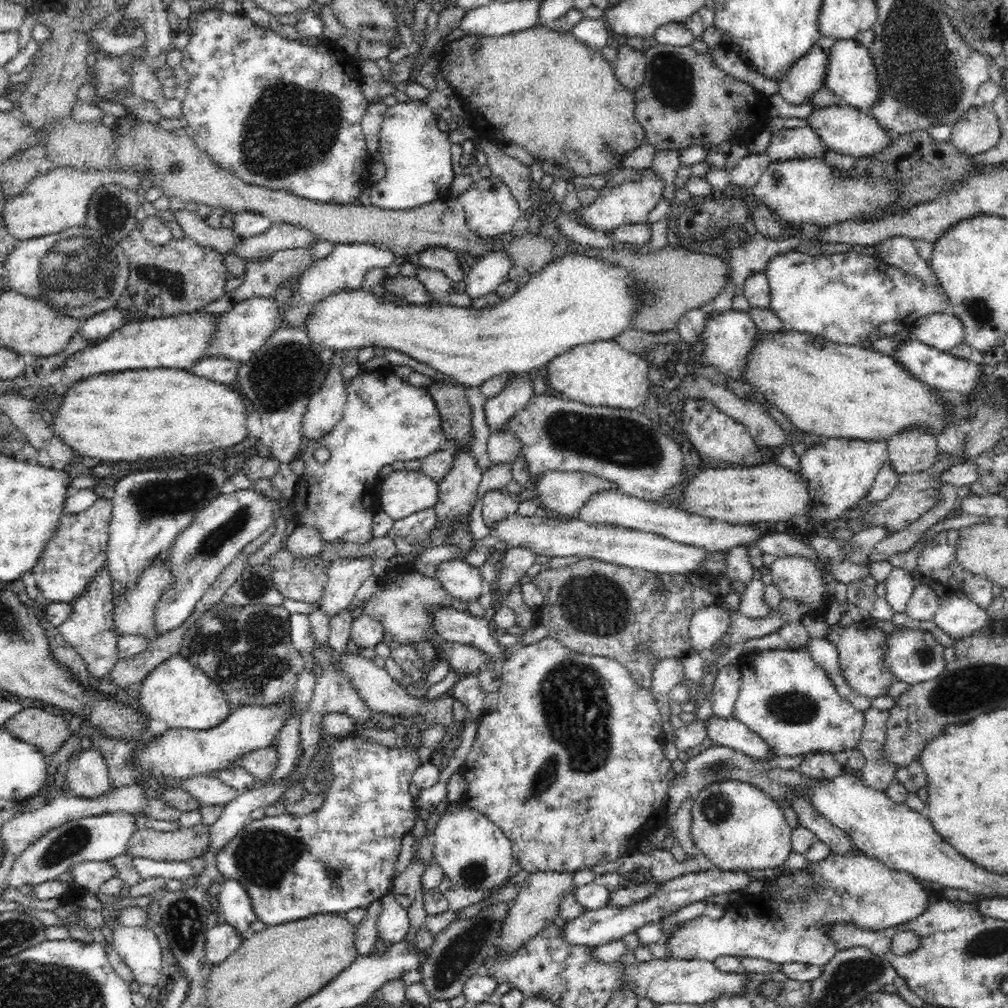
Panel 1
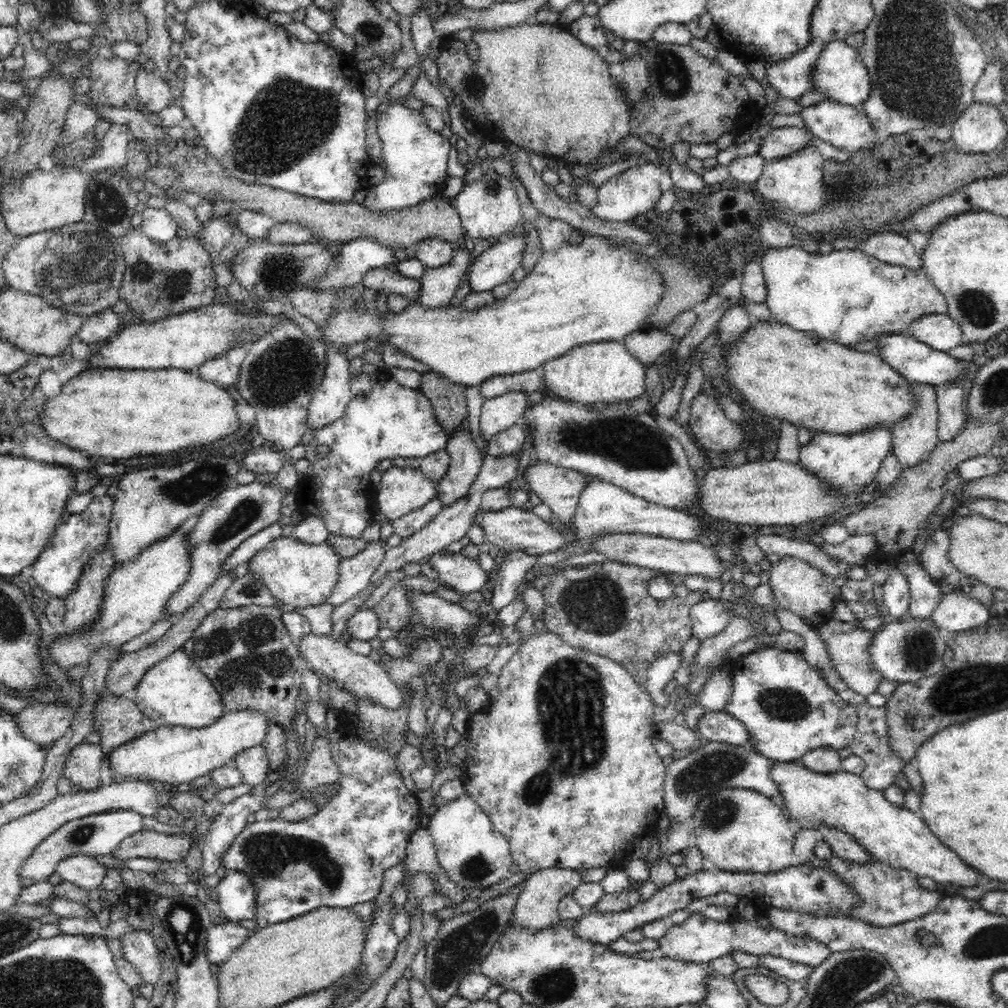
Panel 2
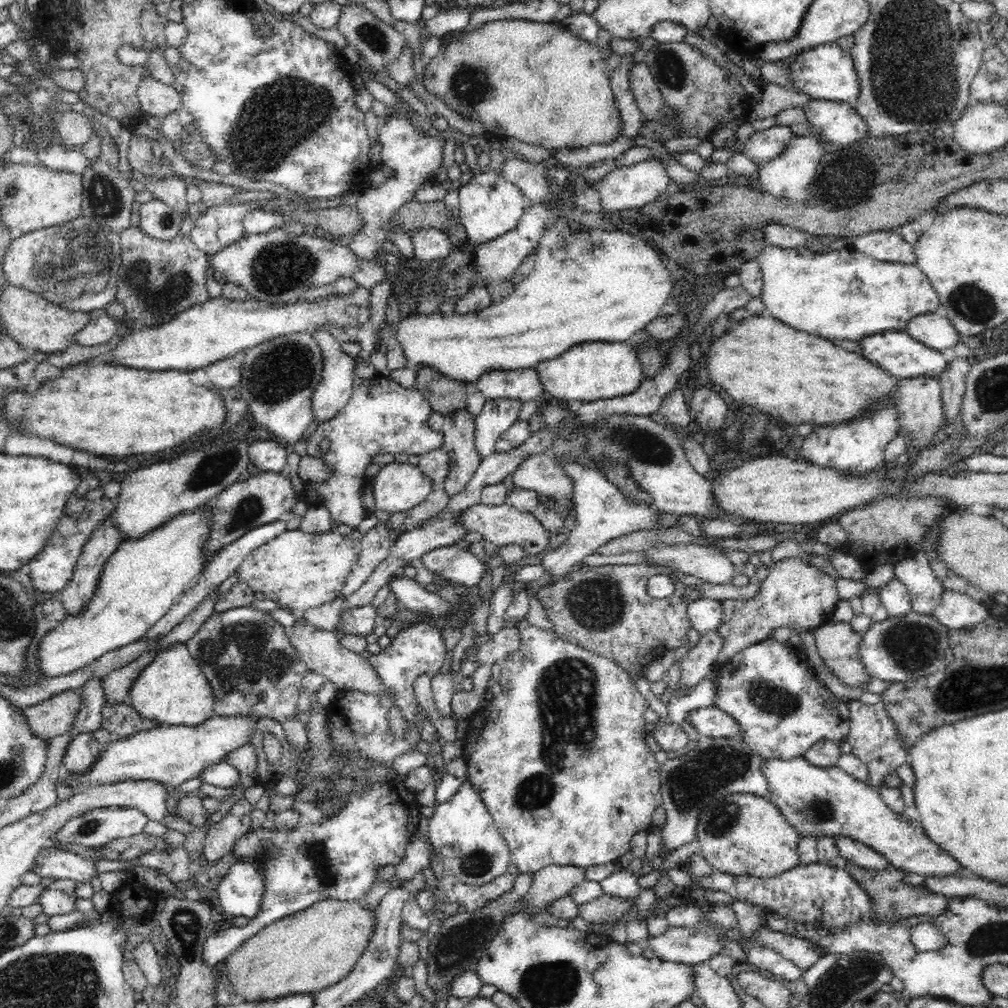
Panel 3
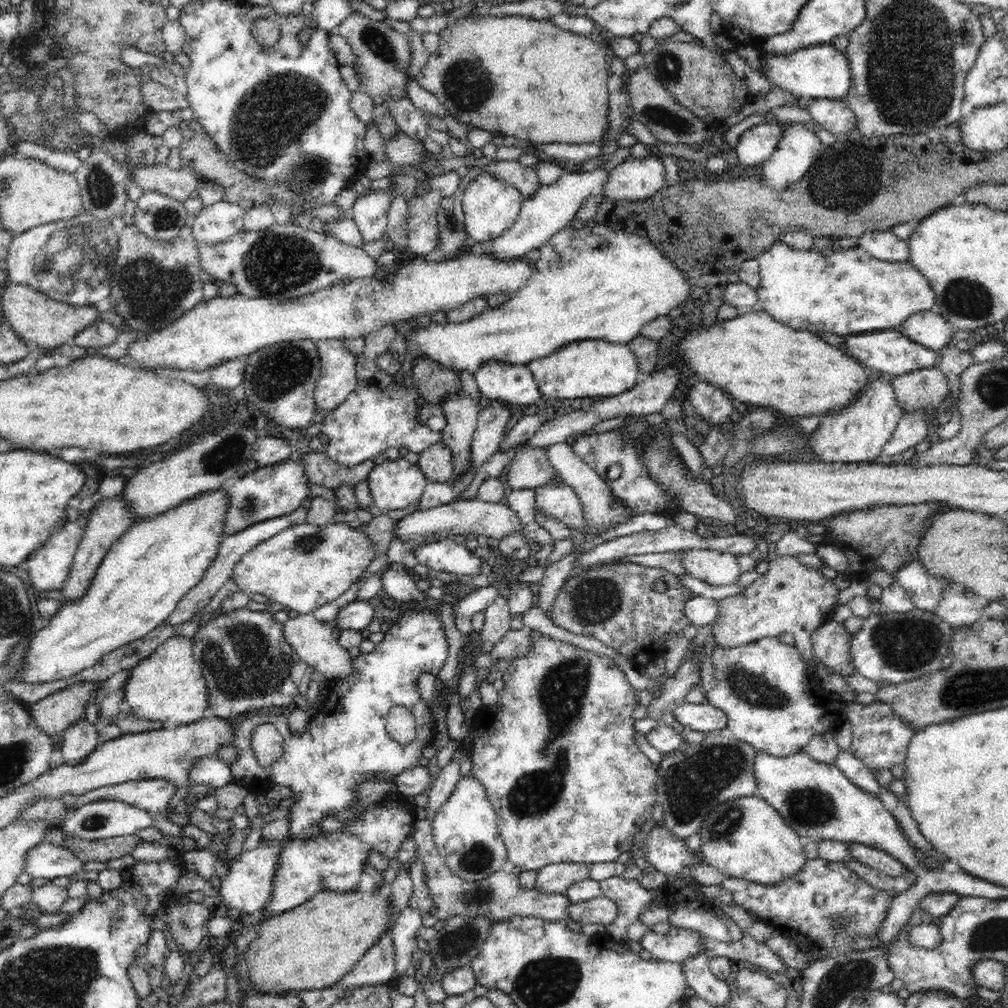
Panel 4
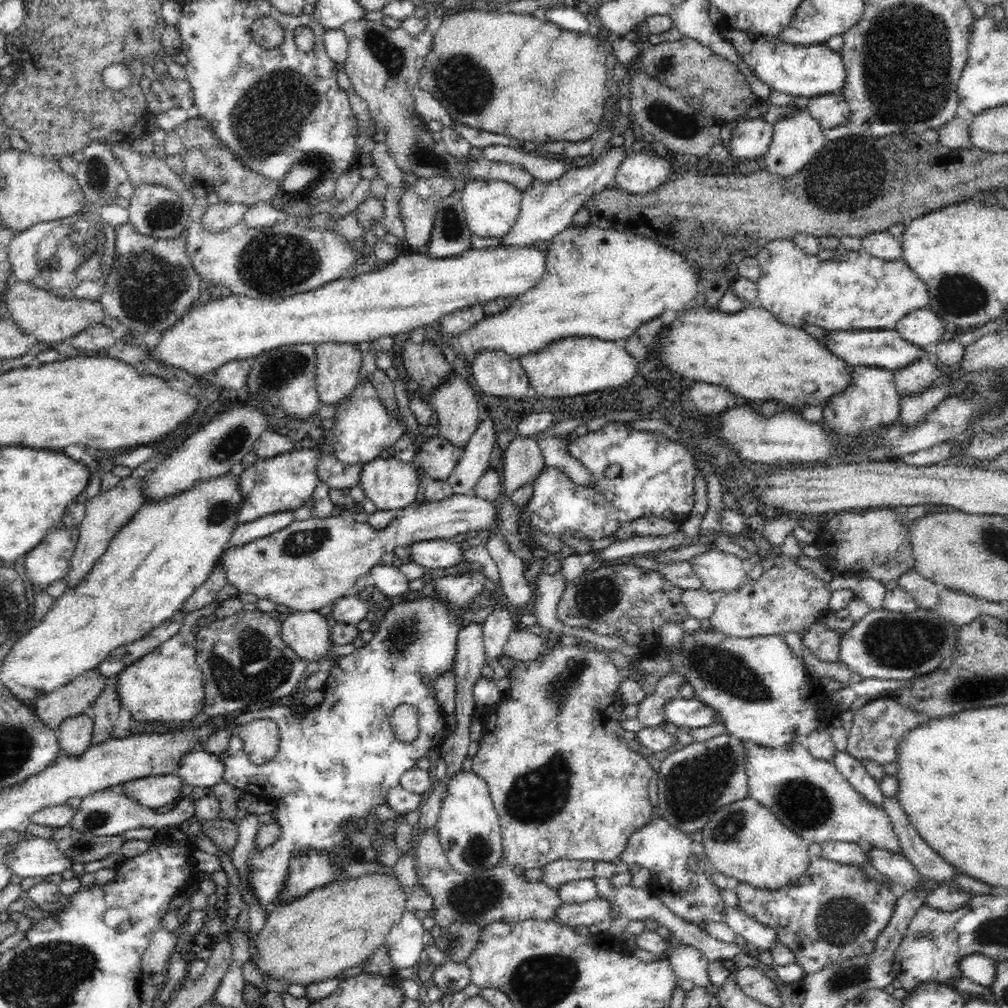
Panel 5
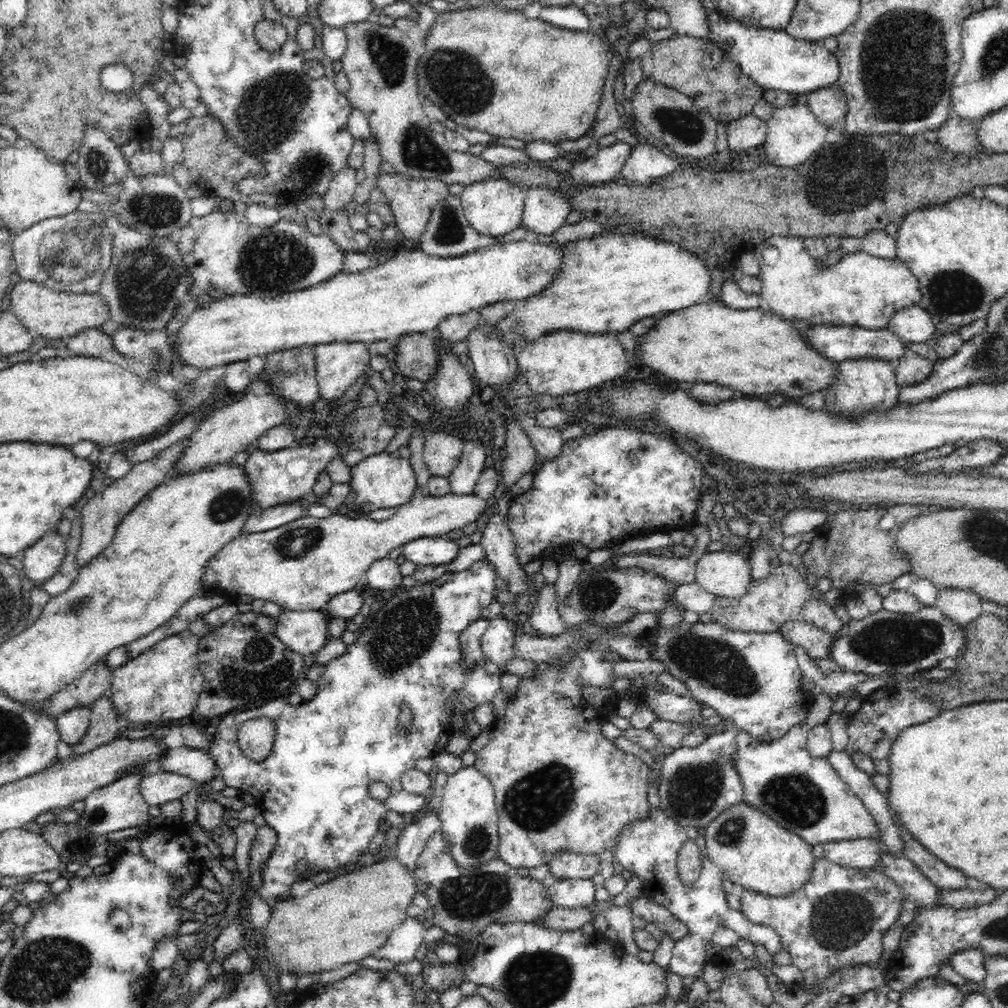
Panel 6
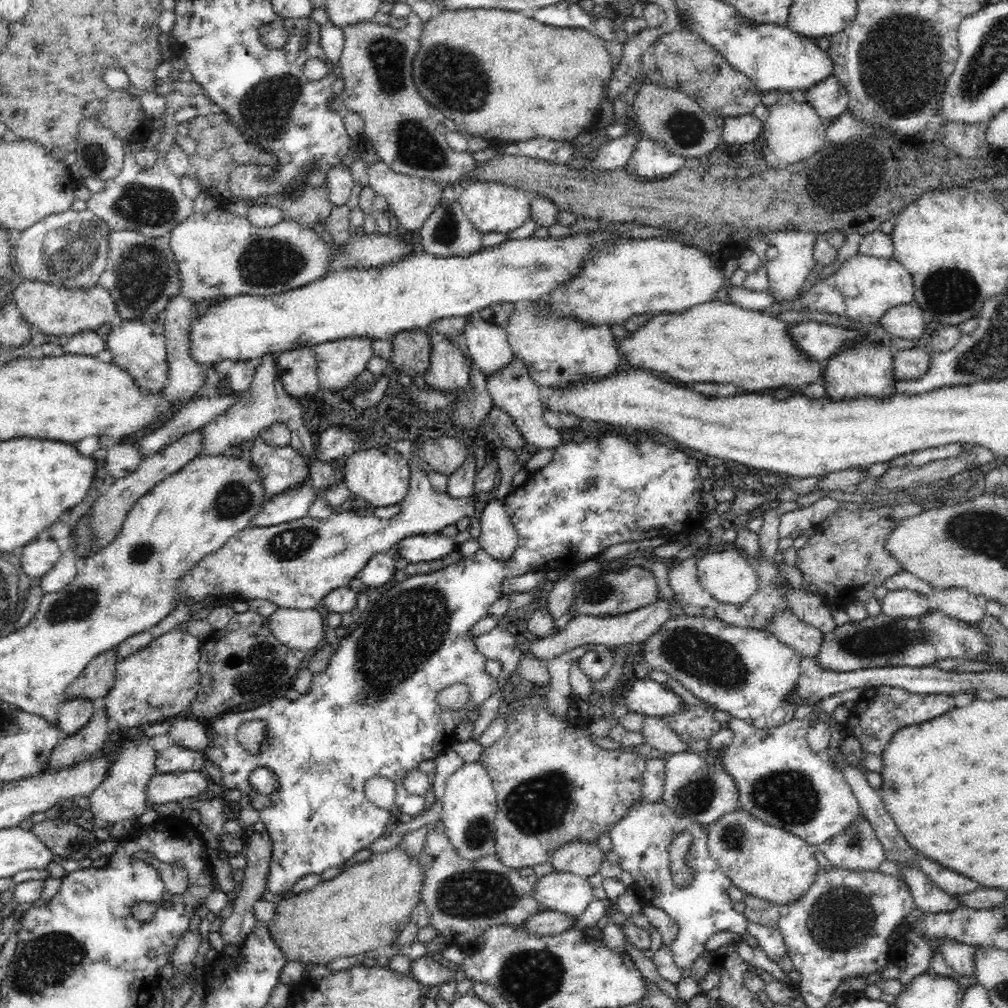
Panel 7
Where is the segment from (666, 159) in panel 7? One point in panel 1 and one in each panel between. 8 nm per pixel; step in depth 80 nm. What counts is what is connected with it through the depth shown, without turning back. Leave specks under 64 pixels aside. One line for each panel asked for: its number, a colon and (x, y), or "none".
1: (630, 203)
2: (629, 194)
3: (632, 187)
4: (634, 179)
5: (640, 172)
6: (646, 165)

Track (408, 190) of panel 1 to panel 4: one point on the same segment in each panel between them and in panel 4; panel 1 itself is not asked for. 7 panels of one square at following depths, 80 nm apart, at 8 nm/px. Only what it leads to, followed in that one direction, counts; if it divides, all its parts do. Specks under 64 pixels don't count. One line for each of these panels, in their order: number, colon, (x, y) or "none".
2: (415, 159)
3: (413, 157)
4: (370, 211)

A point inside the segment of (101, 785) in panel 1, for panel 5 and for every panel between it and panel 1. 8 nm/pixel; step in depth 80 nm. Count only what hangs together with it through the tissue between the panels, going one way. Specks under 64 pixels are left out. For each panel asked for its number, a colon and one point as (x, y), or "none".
2: (82, 767)
3: (83, 748)
4: (80, 738)
5: (74, 734)

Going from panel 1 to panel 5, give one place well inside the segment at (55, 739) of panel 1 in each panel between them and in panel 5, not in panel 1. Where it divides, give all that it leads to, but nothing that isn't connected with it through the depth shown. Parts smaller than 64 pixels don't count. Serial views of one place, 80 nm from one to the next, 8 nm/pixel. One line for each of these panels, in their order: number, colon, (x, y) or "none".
2: (42, 724)
3: (51, 718)
4: (54, 714)
5: (80, 693)

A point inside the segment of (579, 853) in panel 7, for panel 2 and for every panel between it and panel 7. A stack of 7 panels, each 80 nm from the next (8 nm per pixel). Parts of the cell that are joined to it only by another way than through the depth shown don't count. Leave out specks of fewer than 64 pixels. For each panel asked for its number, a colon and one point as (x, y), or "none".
2: (537, 907)
3: (548, 885)
4: (553, 879)
5: (556, 874)
6: (566, 865)

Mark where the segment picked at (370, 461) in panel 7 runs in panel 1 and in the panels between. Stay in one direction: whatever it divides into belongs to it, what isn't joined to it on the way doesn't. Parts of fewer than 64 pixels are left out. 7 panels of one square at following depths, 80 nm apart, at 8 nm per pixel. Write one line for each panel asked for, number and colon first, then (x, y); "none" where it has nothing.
1: (405, 492)
2: (401, 490)
3: (398, 487)
4: (395, 484)
5: (389, 483)
6: (384, 480)

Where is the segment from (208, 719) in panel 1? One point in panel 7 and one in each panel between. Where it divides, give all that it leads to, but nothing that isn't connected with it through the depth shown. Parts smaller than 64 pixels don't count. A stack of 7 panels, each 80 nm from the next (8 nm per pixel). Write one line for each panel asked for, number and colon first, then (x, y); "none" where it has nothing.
2: (175, 692)
3: (172, 690)
4: (169, 686)
5: (166, 684)
6: (164, 683)
7: (161, 680)

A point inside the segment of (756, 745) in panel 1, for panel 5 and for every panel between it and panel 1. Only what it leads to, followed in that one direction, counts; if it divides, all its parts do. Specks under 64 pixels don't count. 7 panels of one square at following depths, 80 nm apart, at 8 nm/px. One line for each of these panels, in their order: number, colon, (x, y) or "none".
2: (713, 726)
3: (711, 722)
4: (705, 718)
5: (691, 714)

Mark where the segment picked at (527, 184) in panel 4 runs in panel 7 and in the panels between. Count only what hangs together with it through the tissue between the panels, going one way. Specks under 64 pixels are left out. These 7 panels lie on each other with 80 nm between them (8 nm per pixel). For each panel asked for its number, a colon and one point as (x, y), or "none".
5: (383, 66)
6: (380, 62)
7: (377, 61)

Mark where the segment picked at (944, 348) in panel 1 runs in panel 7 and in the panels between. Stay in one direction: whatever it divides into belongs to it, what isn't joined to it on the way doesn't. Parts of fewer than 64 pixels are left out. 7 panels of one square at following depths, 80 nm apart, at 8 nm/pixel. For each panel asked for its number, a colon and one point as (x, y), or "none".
2: (940, 331)
3: (935, 330)
4: (932, 330)
5: (923, 327)
6: (913, 324)
7: (907, 321)

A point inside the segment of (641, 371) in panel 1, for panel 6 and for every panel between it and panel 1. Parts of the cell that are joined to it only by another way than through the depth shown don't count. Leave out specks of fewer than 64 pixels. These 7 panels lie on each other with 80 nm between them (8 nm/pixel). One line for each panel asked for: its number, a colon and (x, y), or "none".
2: (604, 372)
3: (597, 370)
4: (589, 368)
5: (576, 365)
6: (563, 362)

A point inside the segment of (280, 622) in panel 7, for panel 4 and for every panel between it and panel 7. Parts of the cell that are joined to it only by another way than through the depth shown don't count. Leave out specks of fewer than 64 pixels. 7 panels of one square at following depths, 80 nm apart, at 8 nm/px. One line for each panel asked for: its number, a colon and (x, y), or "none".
4: (315, 642)
5: (308, 634)
6: (306, 632)

